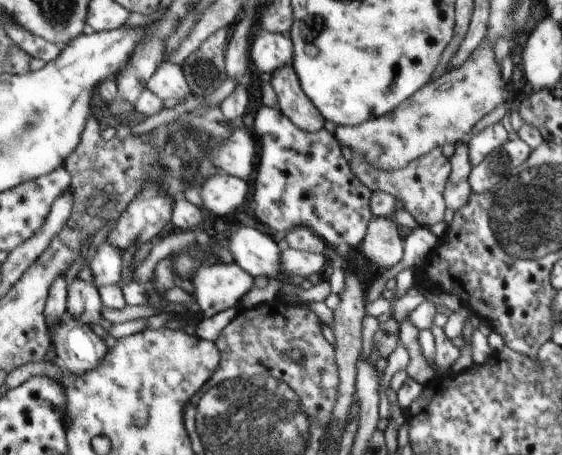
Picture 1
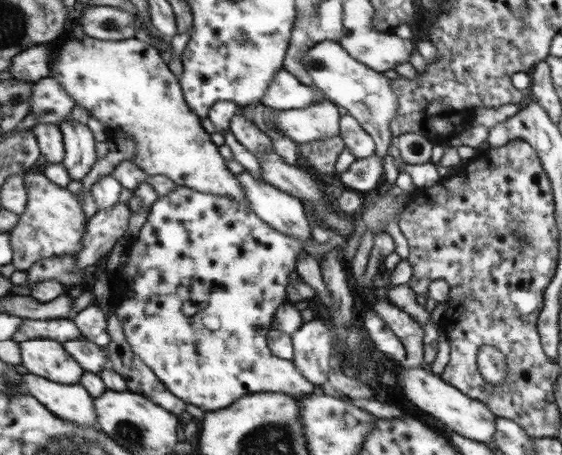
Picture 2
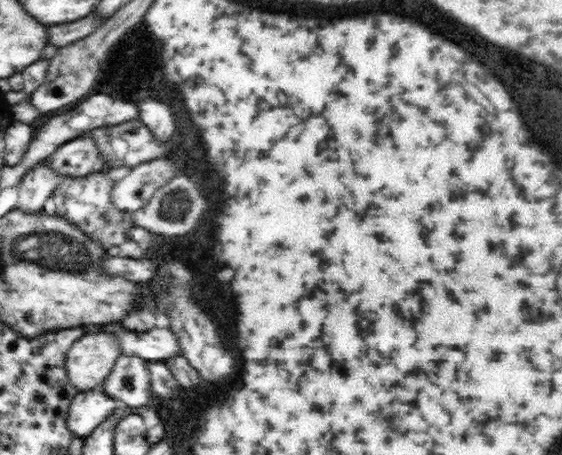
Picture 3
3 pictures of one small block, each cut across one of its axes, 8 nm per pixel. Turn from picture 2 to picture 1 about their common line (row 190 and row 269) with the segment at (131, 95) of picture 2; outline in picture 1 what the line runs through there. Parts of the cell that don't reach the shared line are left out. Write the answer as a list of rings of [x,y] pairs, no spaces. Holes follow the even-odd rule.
[[[233,262],[203,265],[195,270],[195,275],[190,281],[195,286],[195,292],[192,296],[197,300],[204,318],[207,319],[218,315],[219,312],[226,311],[230,307],[240,306],[242,296],[253,288],[255,277]]]

